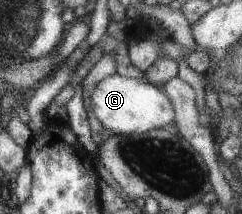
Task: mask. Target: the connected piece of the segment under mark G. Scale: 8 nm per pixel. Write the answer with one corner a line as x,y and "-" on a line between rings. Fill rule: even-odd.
116,73
97,82
88,99
91,112
109,134
142,133
151,129
163,129
174,122
171,102
162,90
156,85
118,76

